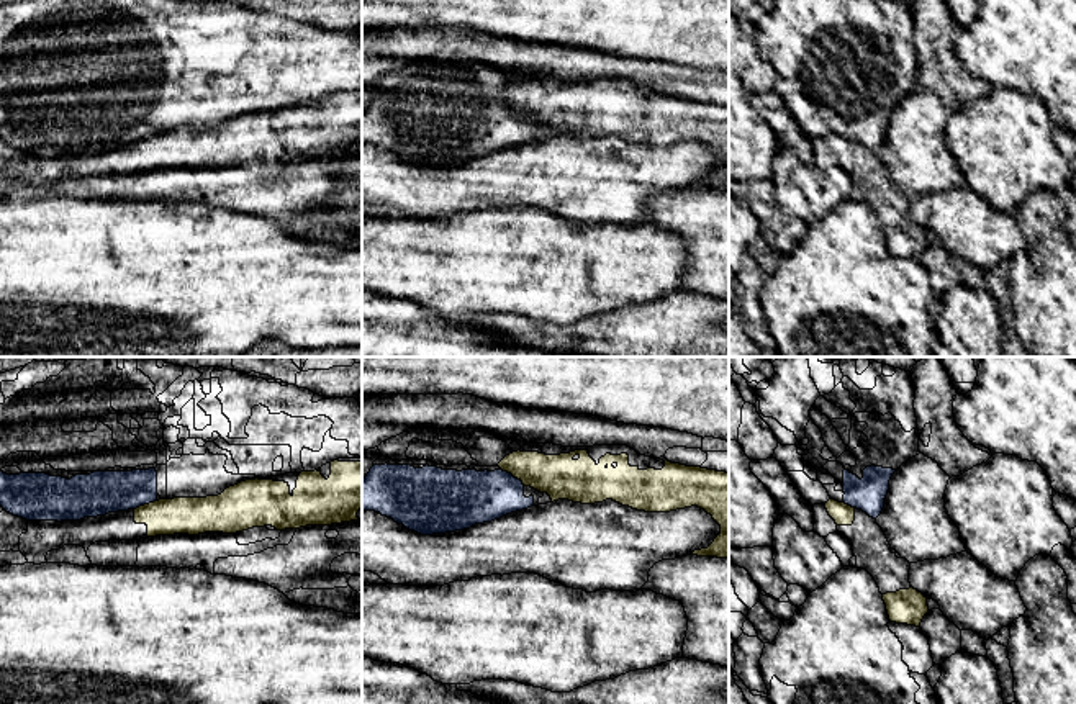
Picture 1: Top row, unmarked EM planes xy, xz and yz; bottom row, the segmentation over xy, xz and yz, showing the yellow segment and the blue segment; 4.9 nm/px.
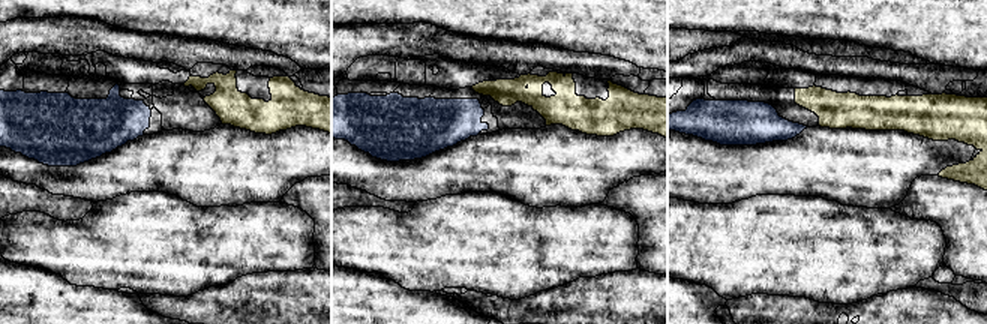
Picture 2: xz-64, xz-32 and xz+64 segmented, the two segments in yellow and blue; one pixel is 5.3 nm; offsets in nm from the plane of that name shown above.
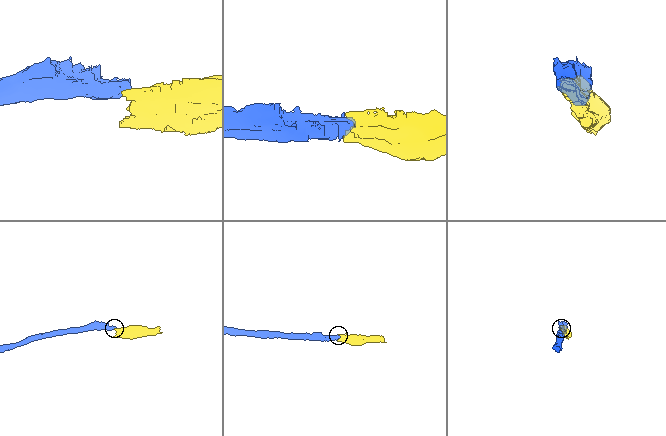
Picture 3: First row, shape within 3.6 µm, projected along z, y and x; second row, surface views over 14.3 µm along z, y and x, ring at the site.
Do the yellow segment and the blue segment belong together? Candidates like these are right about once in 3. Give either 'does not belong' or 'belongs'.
does not belong

